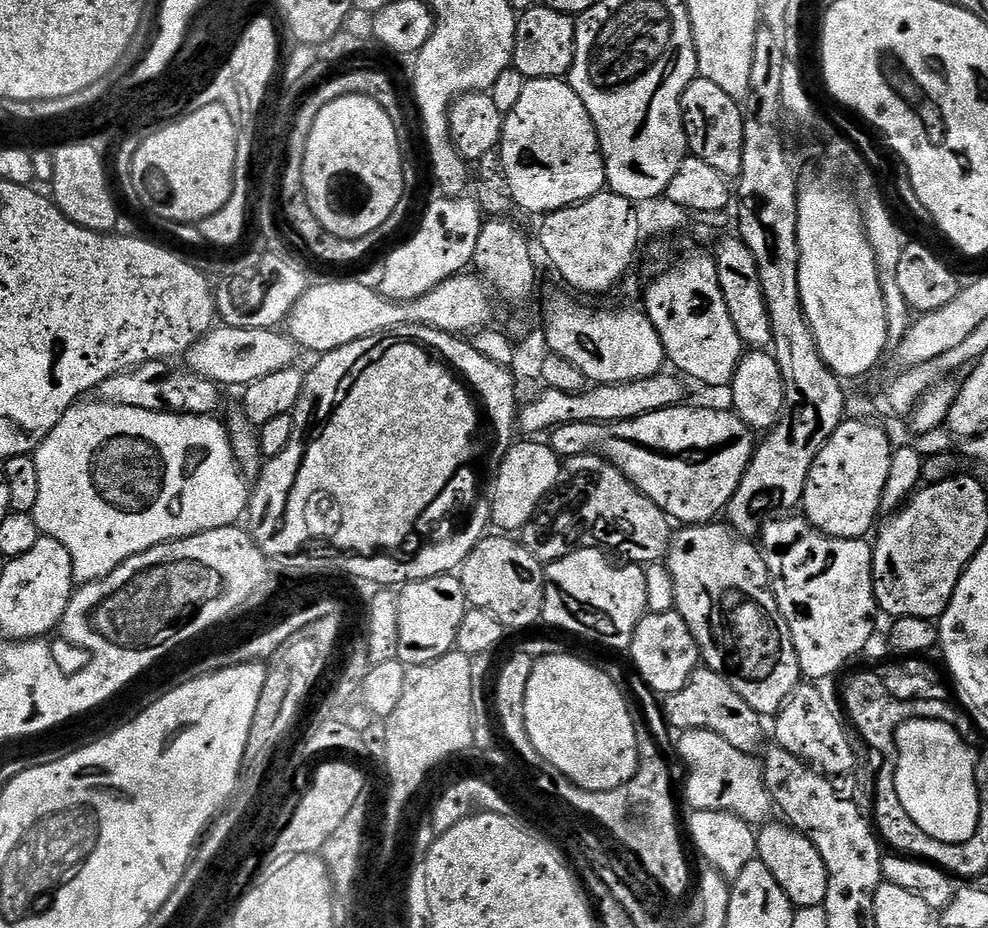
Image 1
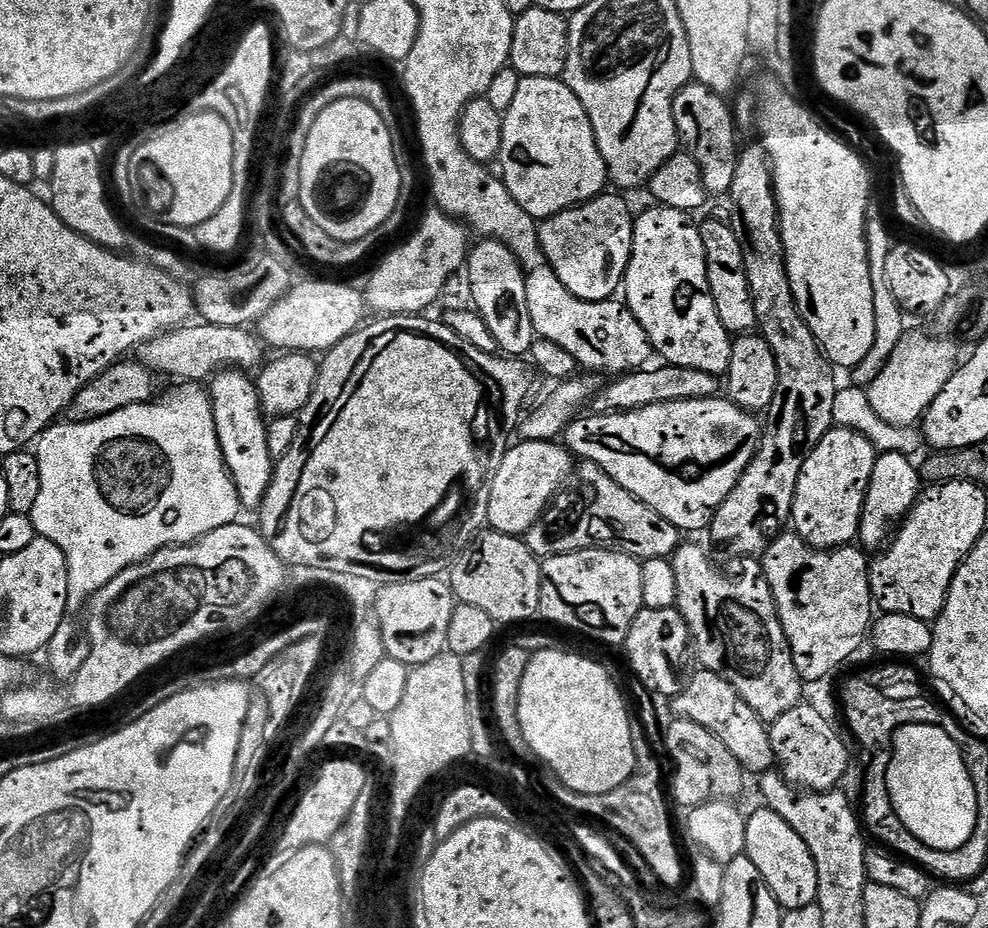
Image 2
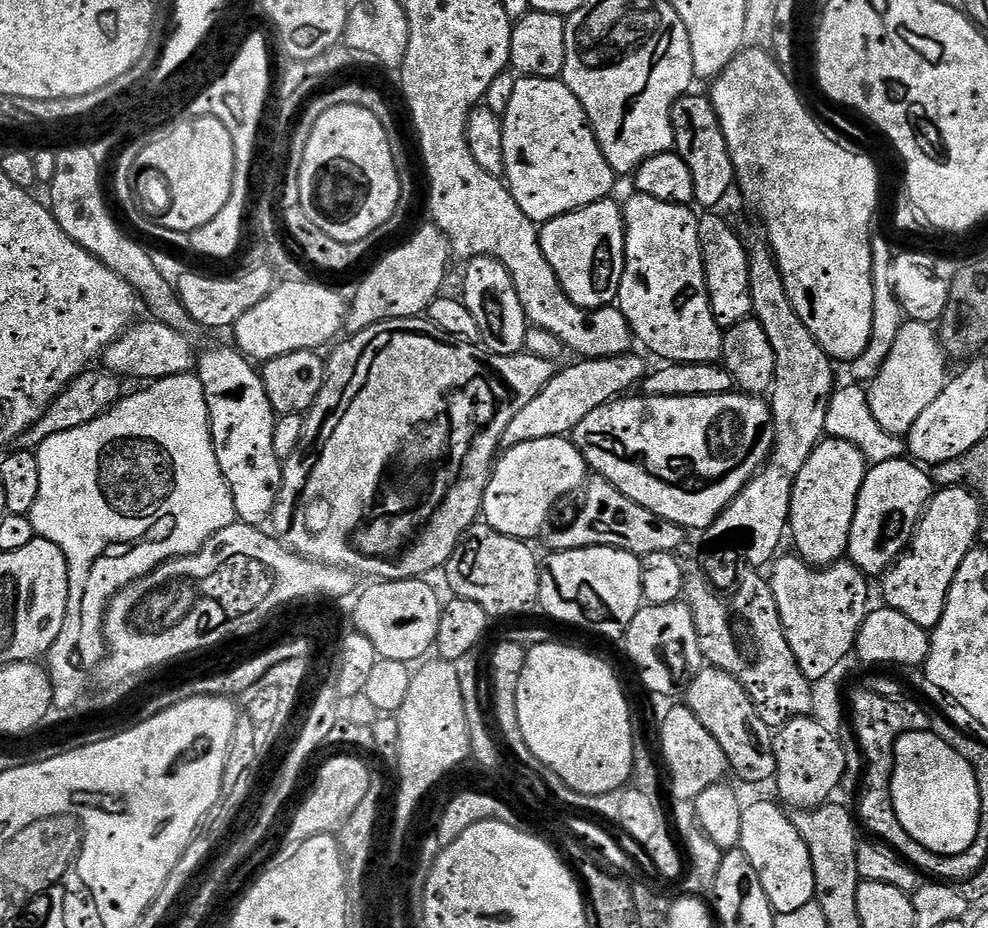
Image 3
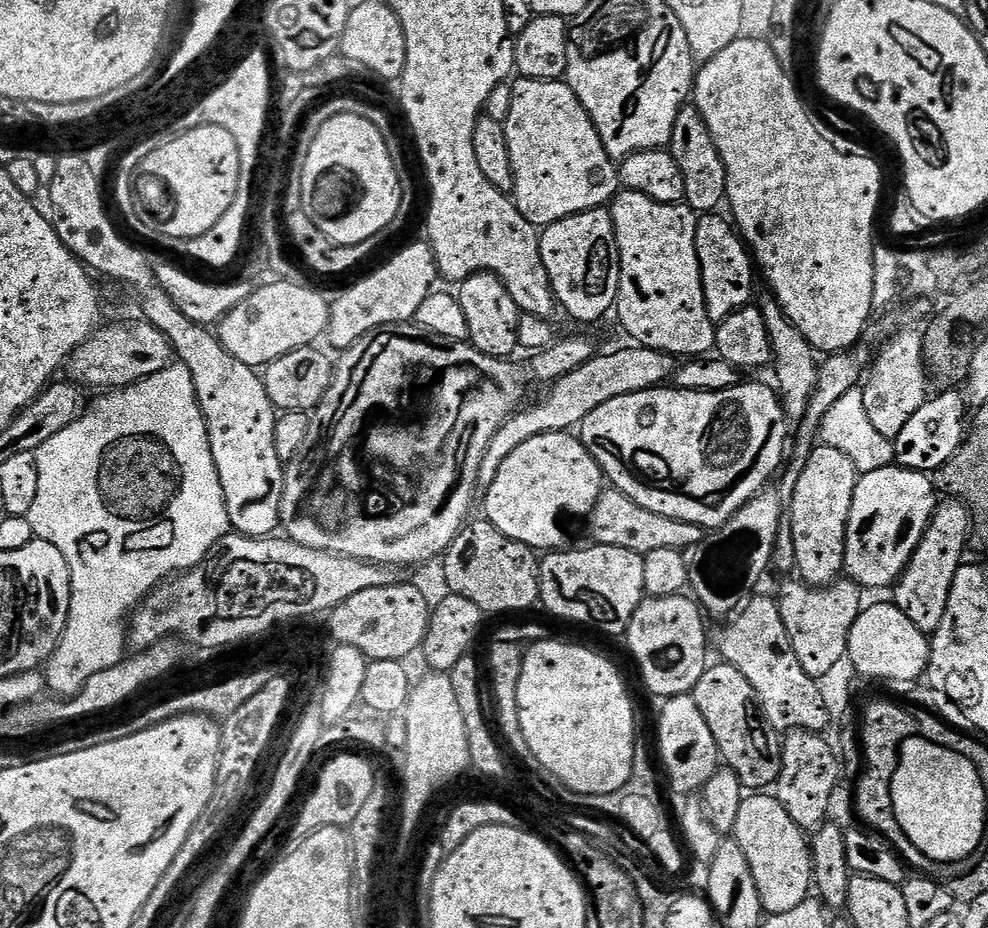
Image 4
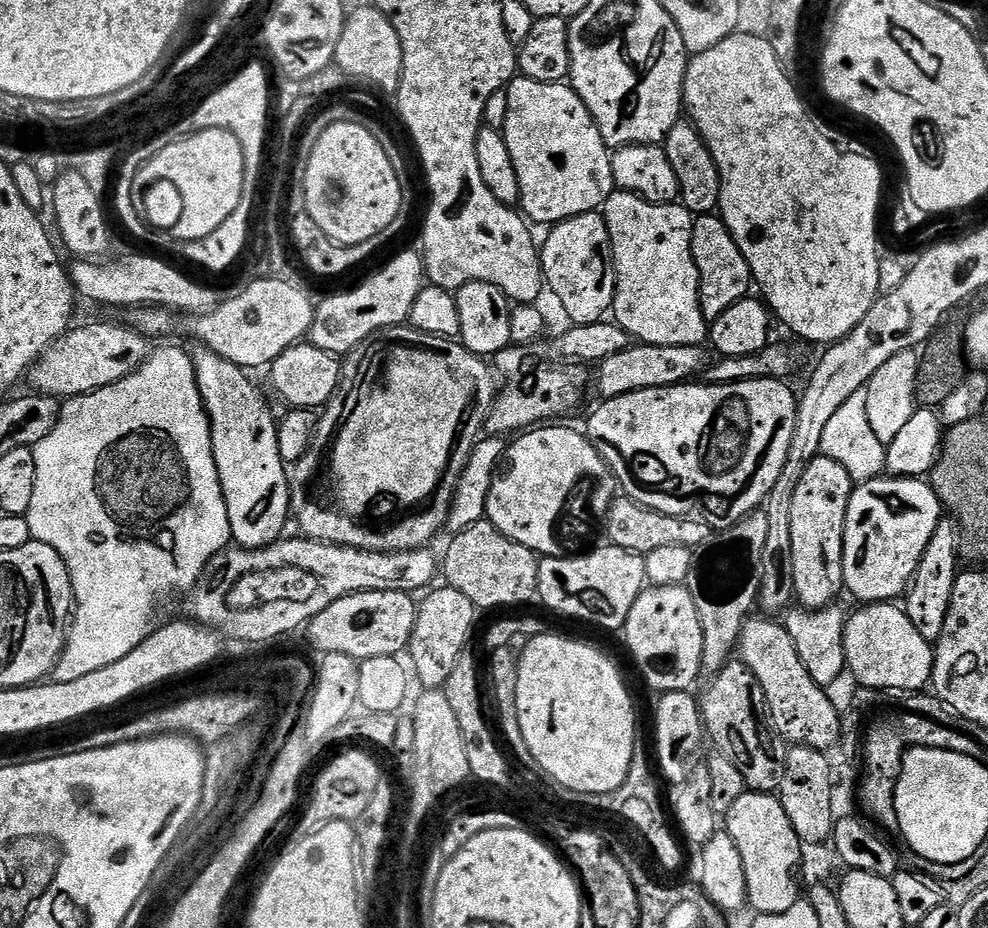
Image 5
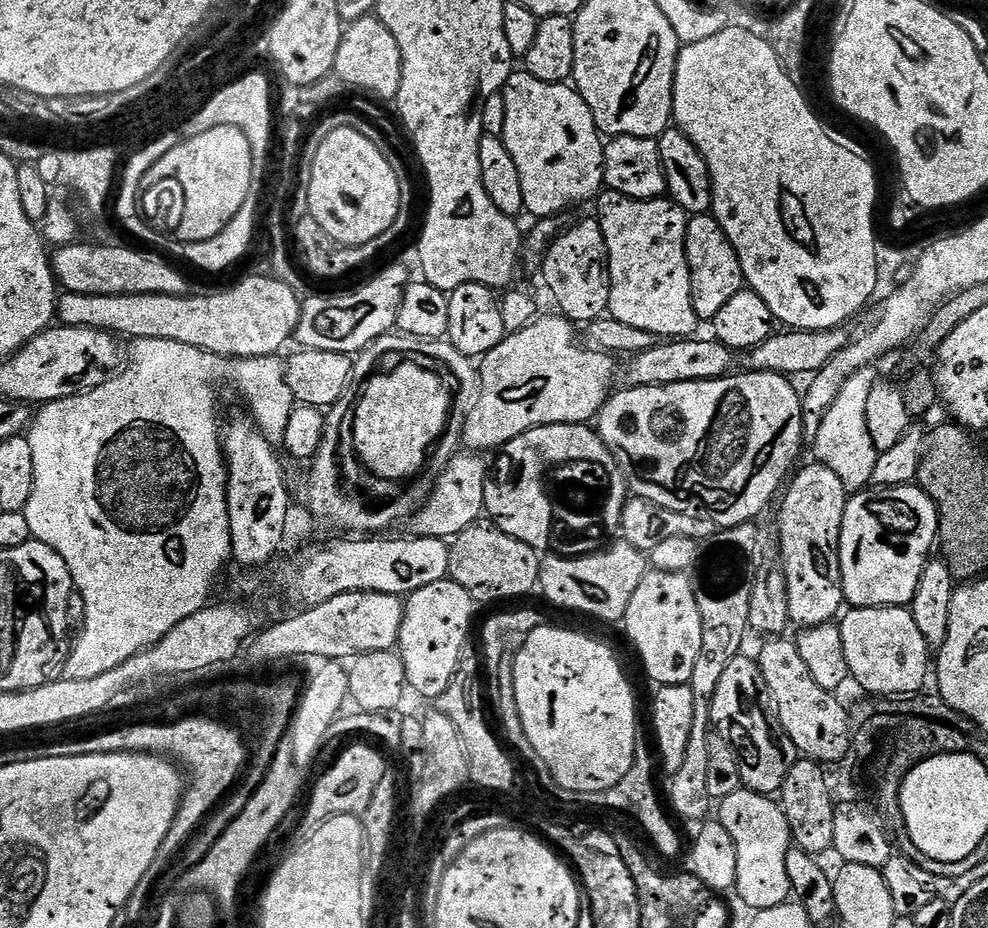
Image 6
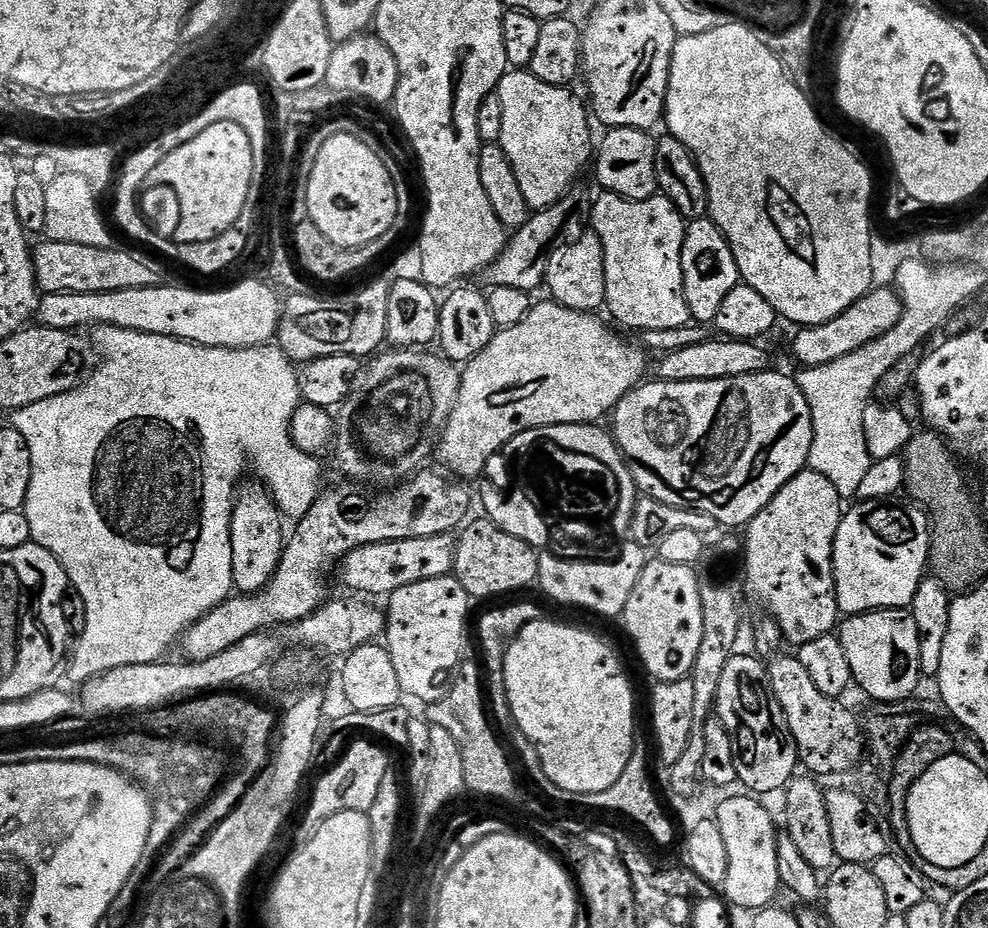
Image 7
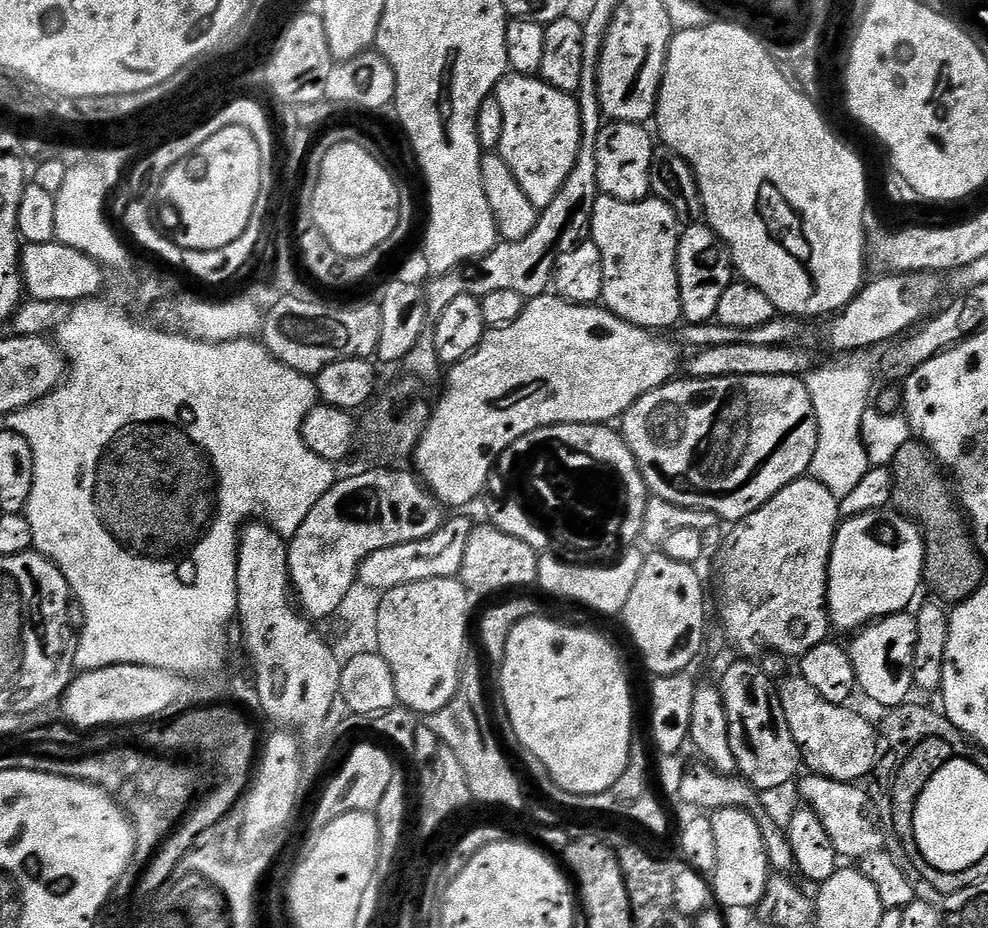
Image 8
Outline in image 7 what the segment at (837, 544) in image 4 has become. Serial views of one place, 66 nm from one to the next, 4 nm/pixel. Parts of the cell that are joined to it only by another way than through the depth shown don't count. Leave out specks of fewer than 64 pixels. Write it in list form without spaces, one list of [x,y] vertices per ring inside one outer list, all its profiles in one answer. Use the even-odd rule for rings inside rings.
[[[811,470],[799,472],[793,480],[786,482],[774,499],[746,525],[742,536],[742,575],[744,591],[766,609],[768,615],[777,620],[783,639],[799,646],[814,642],[837,631],[842,613],[836,601],[834,582],[834,538],[842,515],[842,501],[838,490],[822,474]]]

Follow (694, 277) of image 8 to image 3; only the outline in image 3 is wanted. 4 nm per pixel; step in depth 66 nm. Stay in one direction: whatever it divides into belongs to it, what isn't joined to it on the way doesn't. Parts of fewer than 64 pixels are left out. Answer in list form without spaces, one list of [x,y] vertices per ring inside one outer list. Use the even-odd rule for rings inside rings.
[[[704,214],[700,216],[698,226],[698,242],[704,259],[706,286],[710,294],[710,306],[714,310],[714,318],[722,330],[730,326],[738,326],[738,322],[752,316],[750,302],[750,266],[745,241],[723,220],[720,214]]]

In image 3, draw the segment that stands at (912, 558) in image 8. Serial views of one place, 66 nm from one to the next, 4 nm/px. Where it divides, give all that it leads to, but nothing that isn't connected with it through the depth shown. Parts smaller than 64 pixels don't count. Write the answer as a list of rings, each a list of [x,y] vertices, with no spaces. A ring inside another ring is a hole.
[[[908,458],[873,464],[864,475],[864,481],[858,494],[858,502],[854,510],[854,522],[850,526],[850,542],[848,543],[847,559],[858,570],[862,570],[869,578],[883,577],[884,573],[896,563],[904,553],[912,535],[920,524],[920,517],[934,495],[932,477],[921,465]]]

